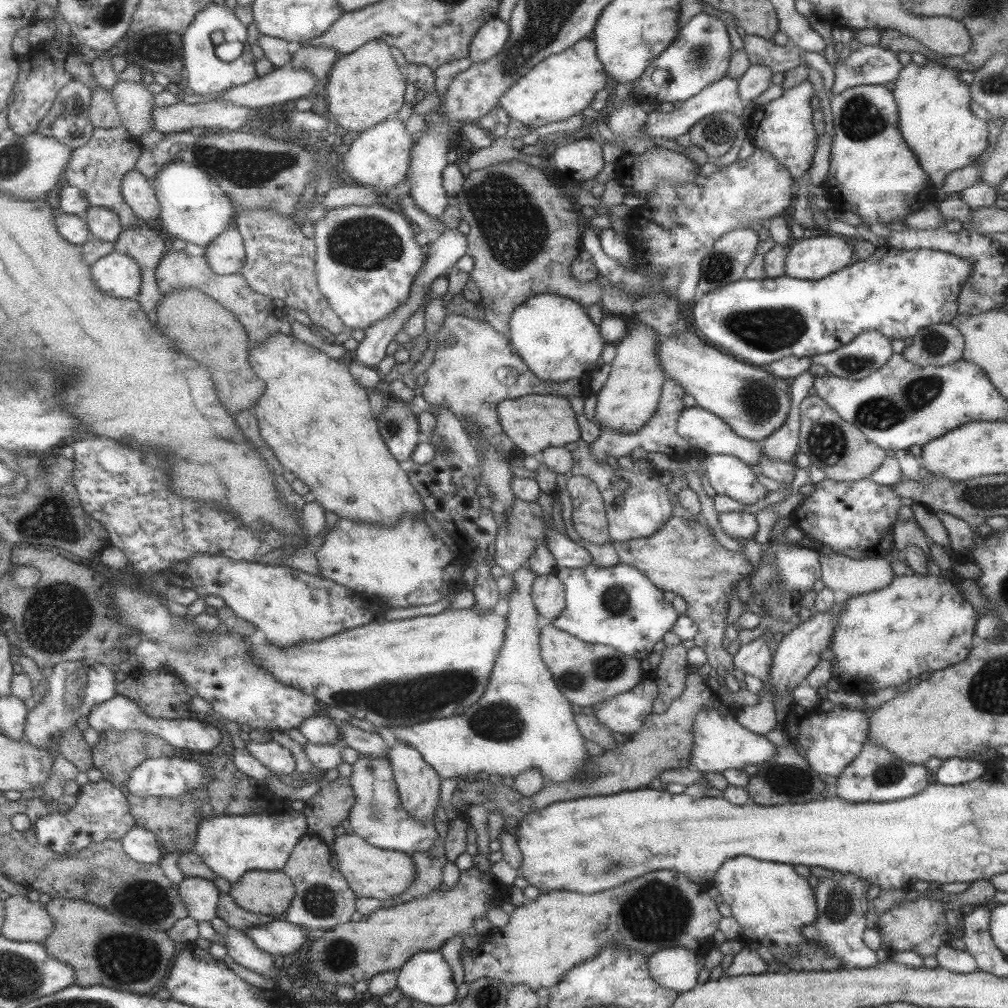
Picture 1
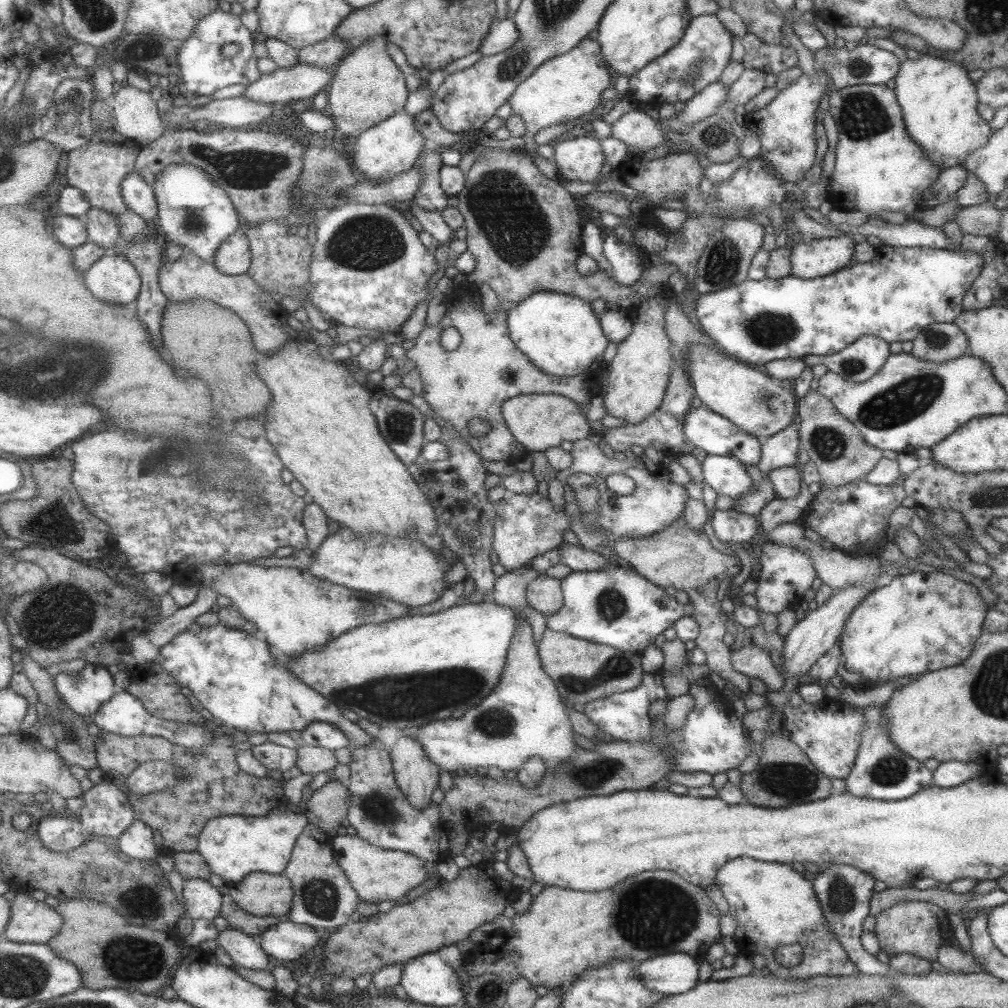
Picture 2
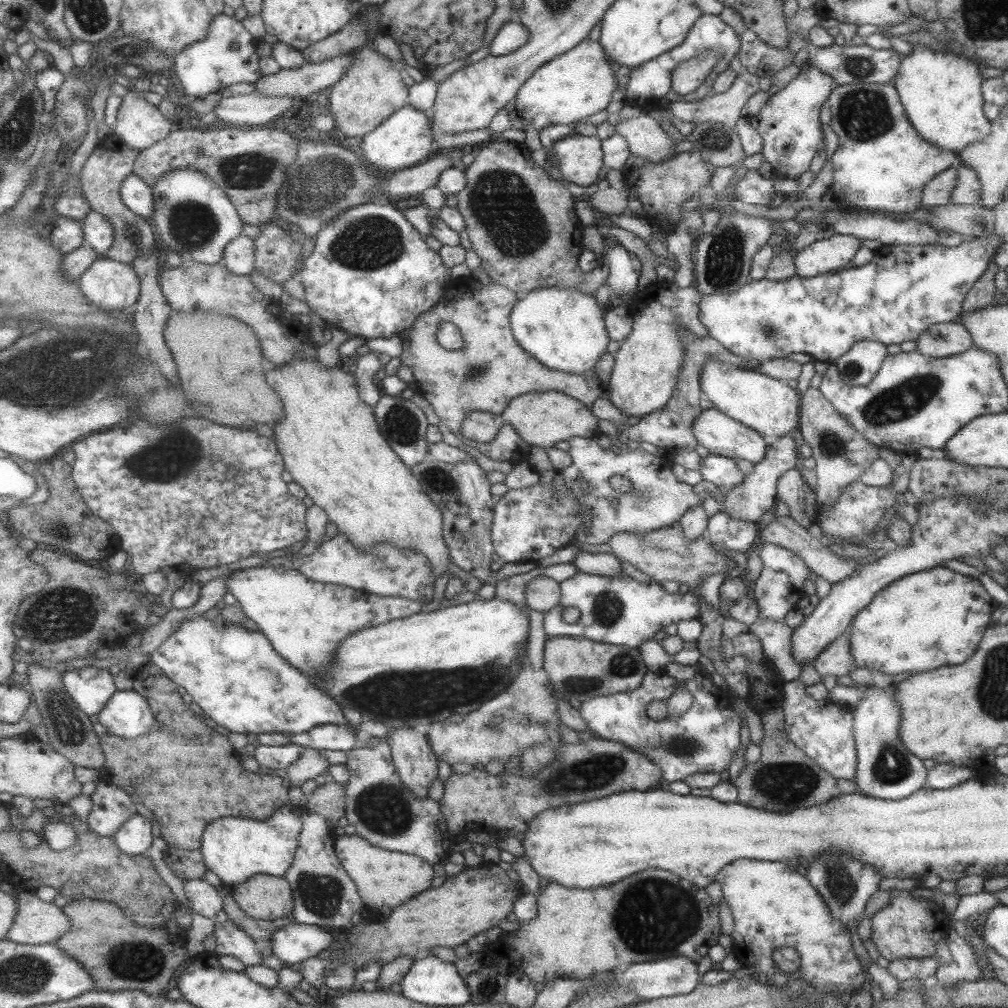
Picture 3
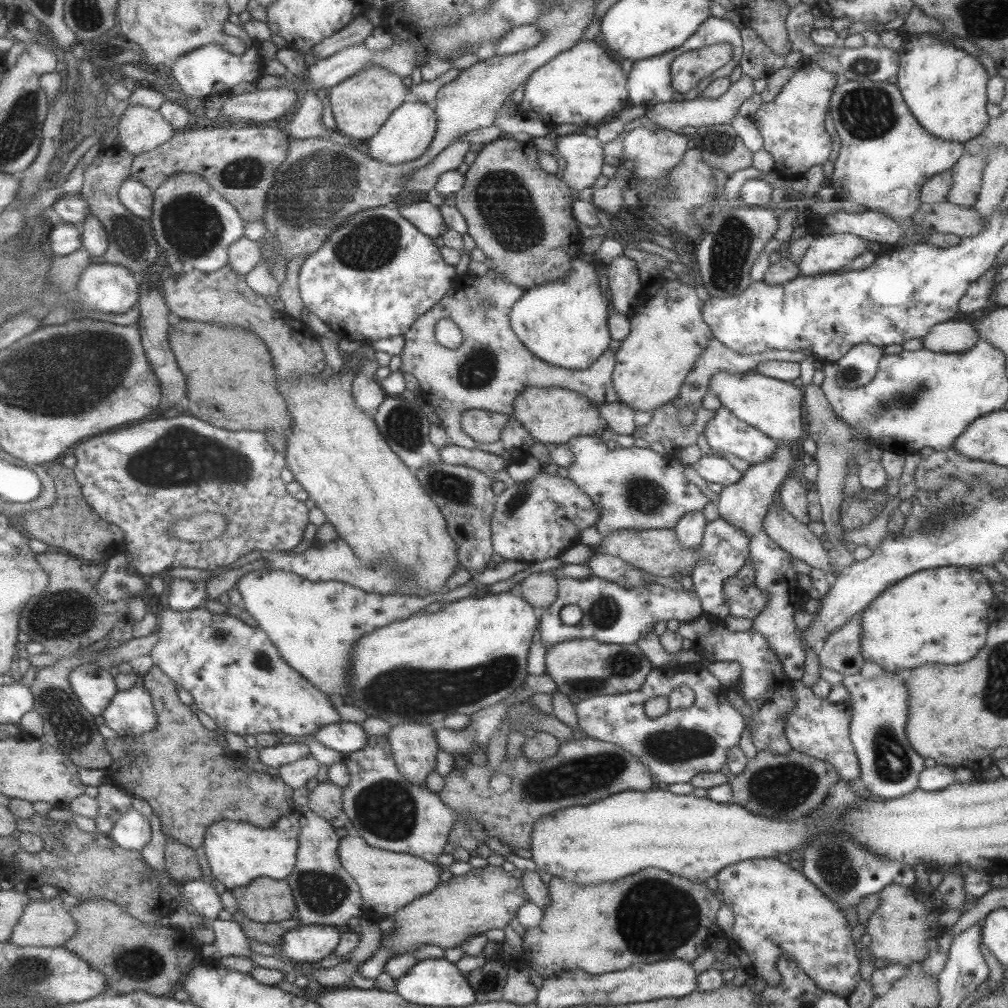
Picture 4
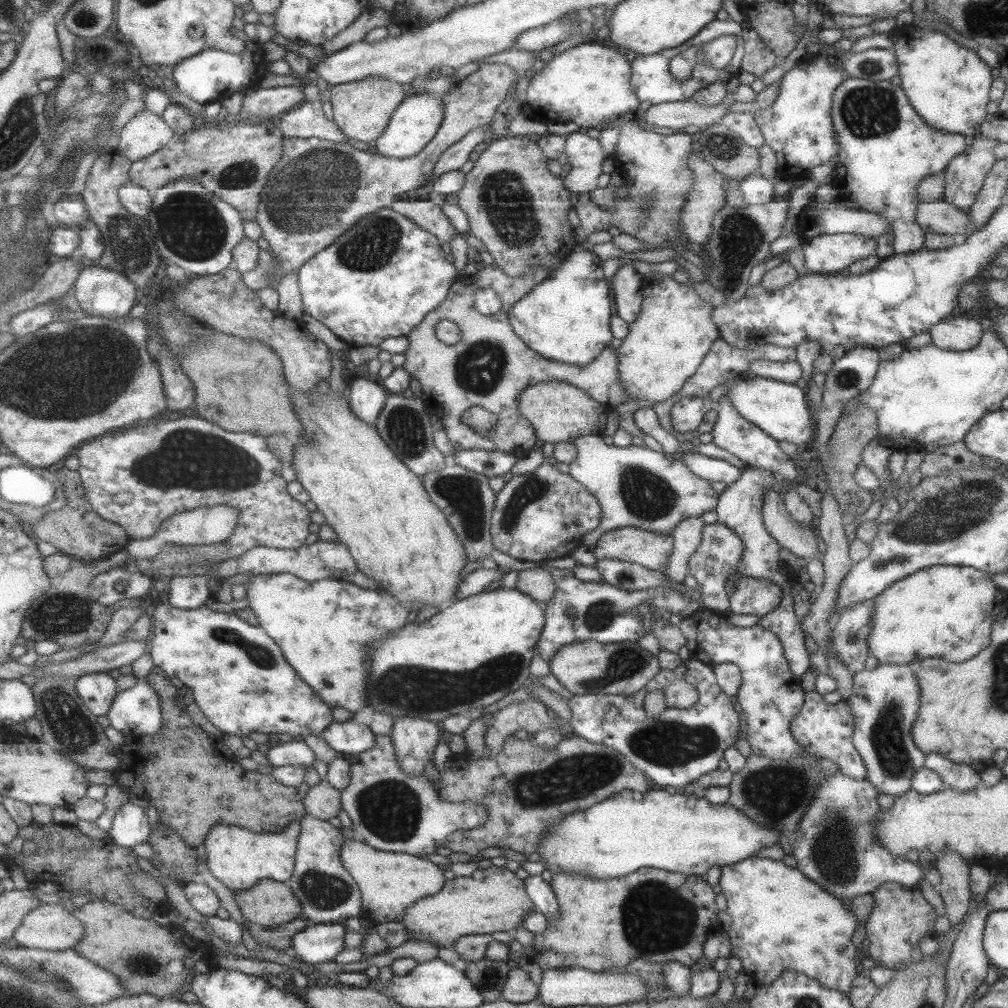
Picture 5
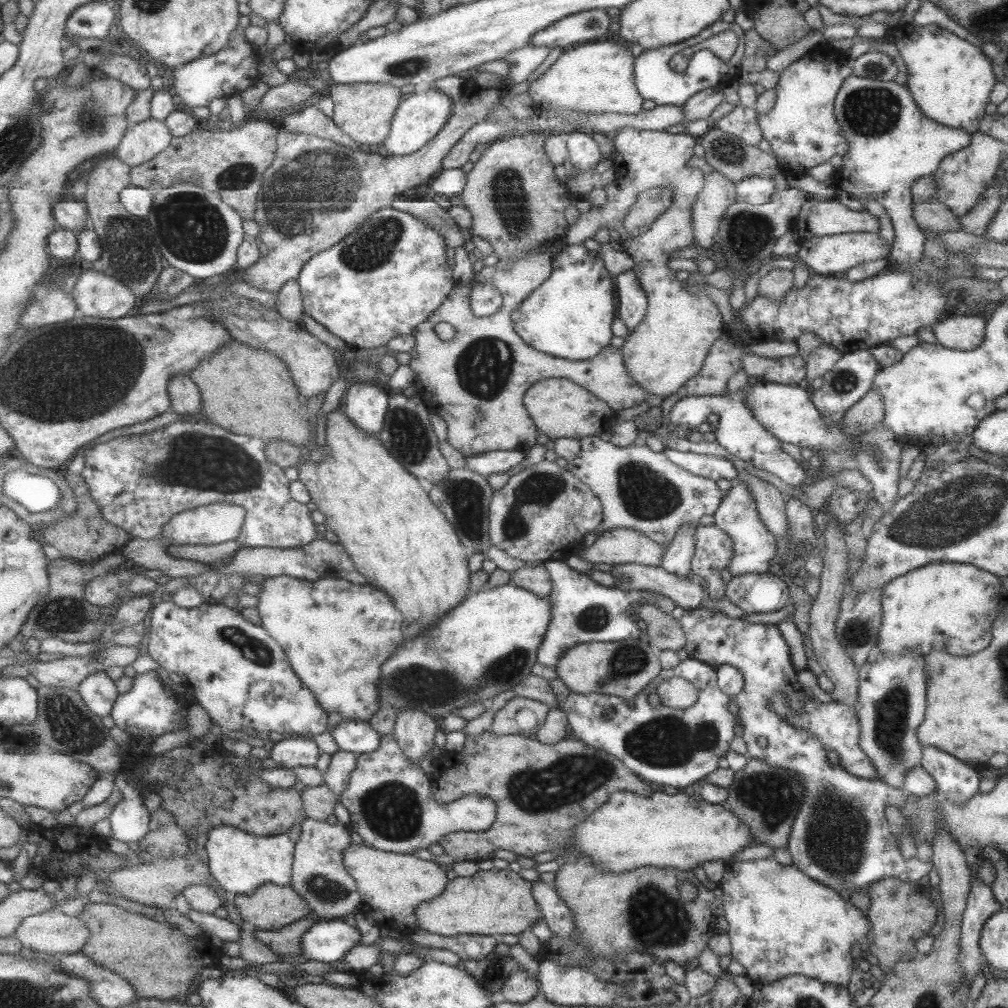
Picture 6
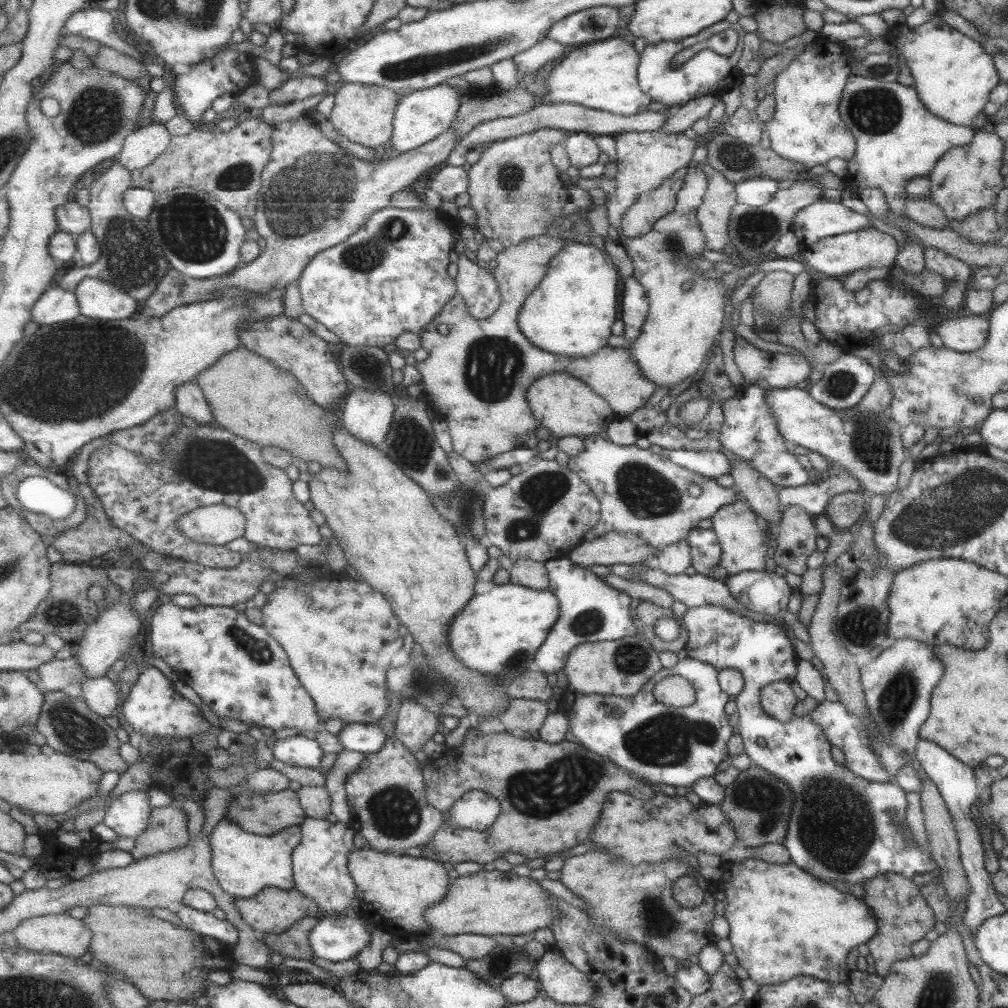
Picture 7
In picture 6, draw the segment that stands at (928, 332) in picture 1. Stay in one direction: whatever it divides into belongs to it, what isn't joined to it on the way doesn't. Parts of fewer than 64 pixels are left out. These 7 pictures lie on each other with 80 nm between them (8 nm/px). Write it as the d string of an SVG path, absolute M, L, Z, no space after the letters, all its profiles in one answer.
M951 315L935 323L932 333L936 342L953 350L973 350L981 344L984 337L986 321L979 315Z

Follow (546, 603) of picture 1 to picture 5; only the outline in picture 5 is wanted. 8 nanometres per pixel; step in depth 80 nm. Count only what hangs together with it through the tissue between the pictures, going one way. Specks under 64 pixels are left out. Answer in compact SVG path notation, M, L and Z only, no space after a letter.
M538 567L519 571L514 588L530 596L535 603L544 605L553 596L556 586L550 573Z

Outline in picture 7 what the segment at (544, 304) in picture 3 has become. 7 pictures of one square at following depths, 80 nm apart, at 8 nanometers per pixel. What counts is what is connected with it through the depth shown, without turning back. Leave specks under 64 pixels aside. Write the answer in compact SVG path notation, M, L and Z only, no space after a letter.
M565 240L563 248L550 258L543 280L523 301L516 318L518 329L533 346L545 352L569 358L591 356L607 345L611 325L618 319L620 280L613 261L605 253L592 244Z

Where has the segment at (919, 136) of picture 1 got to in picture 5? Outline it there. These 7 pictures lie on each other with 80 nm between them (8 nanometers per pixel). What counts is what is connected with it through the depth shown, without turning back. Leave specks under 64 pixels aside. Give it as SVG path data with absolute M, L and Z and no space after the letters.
M910 25L895 27L894 45L891 49L898 64L898 75L900 87L903 89L909 104L913 110L922 118L927 126L943 133L961 134L965 138L973 138L979 133L979 126L986 118L986 104L990 101L988 90L995 75L994 71L981 61L976 52L968 50L950 40L931 27L917 28Z

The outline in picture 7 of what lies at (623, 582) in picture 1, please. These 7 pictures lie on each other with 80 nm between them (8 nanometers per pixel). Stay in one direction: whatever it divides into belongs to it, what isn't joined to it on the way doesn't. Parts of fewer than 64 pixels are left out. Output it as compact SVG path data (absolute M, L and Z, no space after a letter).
M568 558L549 559L543 563L548 574L547 589L559 603L559 616L541 646L538 646L534 668L543 673L555 673L561 670L569 651L578 644L619 640L638 634L629 616L631 597L625 591L605 584L587 567L575 564Z

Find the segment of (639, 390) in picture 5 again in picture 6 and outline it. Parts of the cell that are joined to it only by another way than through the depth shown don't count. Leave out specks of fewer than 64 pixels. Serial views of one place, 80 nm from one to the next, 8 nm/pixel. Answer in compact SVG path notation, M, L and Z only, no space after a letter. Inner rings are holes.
M625 126L625 128L616 131L615 136L612 138L612 150L615 150L614 153L611 154L611 160L614 169L616 170L615 174L615 182L616 186L618 187L618 192L615 194L613 199L609 199L606 201L603 206L593 208L593 212L580 212L577 221L572 224L568 225L568 229L564 234L563 242L567 245L578 245L582 244L585 239L591 238L599 228L607 228L607 229L614 229L620 235L620 240L624 241L625 243L625 252L631 256L635 264L632 268L633 274L637 276L637 280L643 289L643 292L646 294L647 299L647 306L646 306L646 313L645 316L641 319L641 322L633 330L627 335L627 338L624 339L623 344L619 347L622 357L623 357L623 366L624 369L627 370L627 374L631 377L631 380L637 385L640 386L644 392L647 392L647 396L669 396L673 394L680 386L683 386L694 374L697 374L697 371L701 368L703 359L709 350L709 347L713 344L714 340L719 338L719 335L723 331L723 322L721 321L721 315L719 314L719 310L714 305L712 301L710 301L703 291L703 284L695 285L687 285L684 282L677 281L676 272L669 270L667 268L666 262L669 260L668 254L671 254L677 249L682 249L687 247L691 247L695 245L694 238L692 235L692 228L691 228L691 209L695 202L695 197L697 192L702 189L704 178L702 172L699 169L692 168L688 165L688 158L693 156L693 146L697 144L698 140L695 137L687 134L667 134L665 131L651 131L651 130L635 130L635 128L631 128L631 126ZM650 188L666 188L672 194L672 201L671 204L661 213L655 220L651 223L651 226L647 228L643 234L638 234L637 236L633 236L629 234L625 227L623 226L622 222L624 216L627 216L628 210L635 204L637 200L637 195L644 190L649 190Z

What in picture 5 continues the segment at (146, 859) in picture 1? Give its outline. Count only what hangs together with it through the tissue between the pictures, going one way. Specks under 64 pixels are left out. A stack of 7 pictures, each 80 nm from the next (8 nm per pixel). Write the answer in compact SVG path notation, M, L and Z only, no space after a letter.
M126 802L117 813L109 836L122 847L146 846L152 837L147 811L141 806Z

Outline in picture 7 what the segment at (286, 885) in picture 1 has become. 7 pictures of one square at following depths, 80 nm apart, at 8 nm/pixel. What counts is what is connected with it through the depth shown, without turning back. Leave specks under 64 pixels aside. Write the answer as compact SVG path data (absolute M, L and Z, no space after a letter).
M267 887L257 897L236 897L244 919L264 933L282 933L305 917L317 916L320 906L300 890Z

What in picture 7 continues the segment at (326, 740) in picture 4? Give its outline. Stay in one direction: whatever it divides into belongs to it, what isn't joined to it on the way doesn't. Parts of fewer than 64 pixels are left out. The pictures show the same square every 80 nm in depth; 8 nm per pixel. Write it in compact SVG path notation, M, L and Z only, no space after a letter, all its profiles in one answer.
M344 723L337 735L344 750L377 753L385 742L383 731L377 723Z

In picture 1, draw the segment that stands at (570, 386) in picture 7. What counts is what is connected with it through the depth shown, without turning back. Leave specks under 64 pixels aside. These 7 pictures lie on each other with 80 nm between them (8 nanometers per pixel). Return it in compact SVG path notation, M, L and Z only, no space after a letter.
M526 394L512 399L502 400L496 408L499 424L506 437L513 443L517 453L531 456L547 447L563 447L568 442L579 440L579 427L575 421L575 413L566 397L561 395Z

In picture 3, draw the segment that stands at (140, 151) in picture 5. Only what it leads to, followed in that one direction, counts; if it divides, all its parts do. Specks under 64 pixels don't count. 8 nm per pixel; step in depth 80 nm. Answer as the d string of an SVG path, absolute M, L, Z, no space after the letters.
M128 90L118 108L113 130L127 146L142 151L167 138L176 127L157 105L151 104L140 92Z

